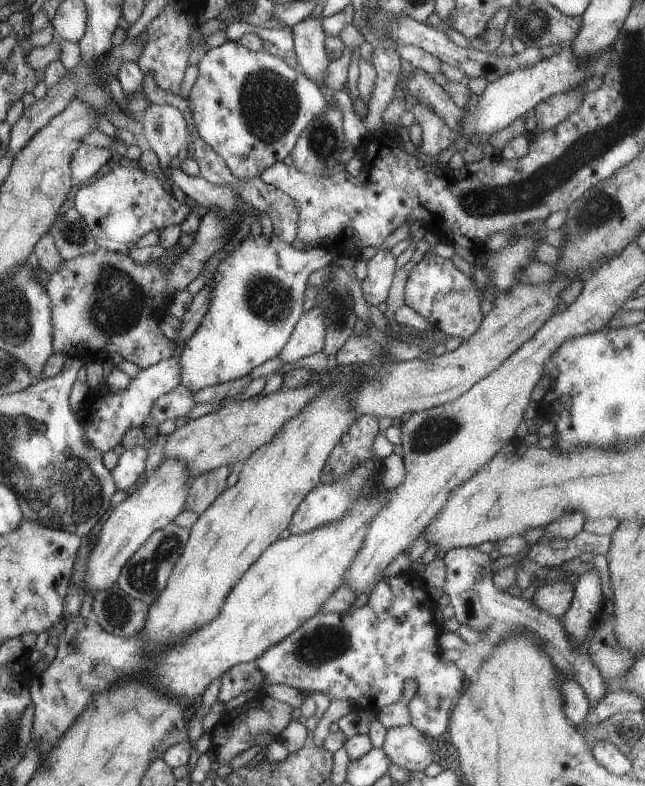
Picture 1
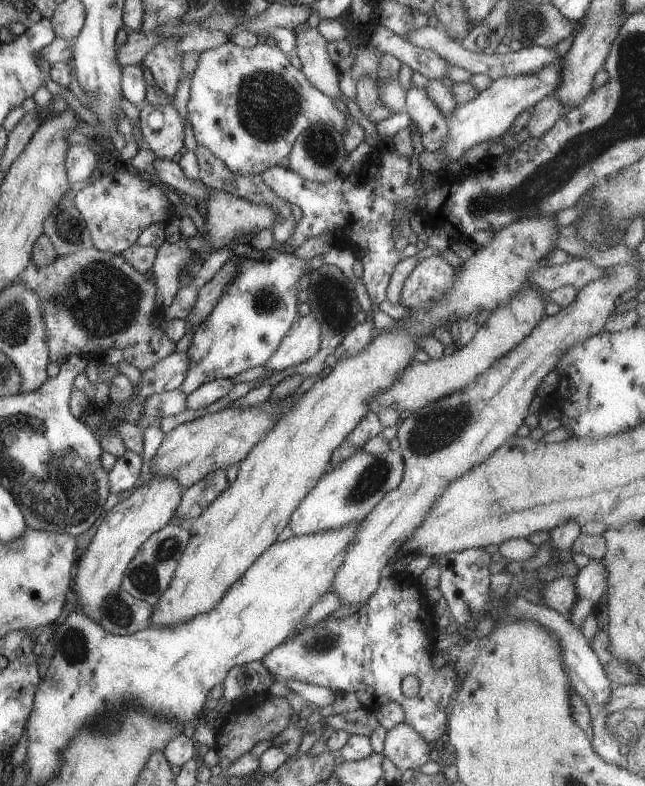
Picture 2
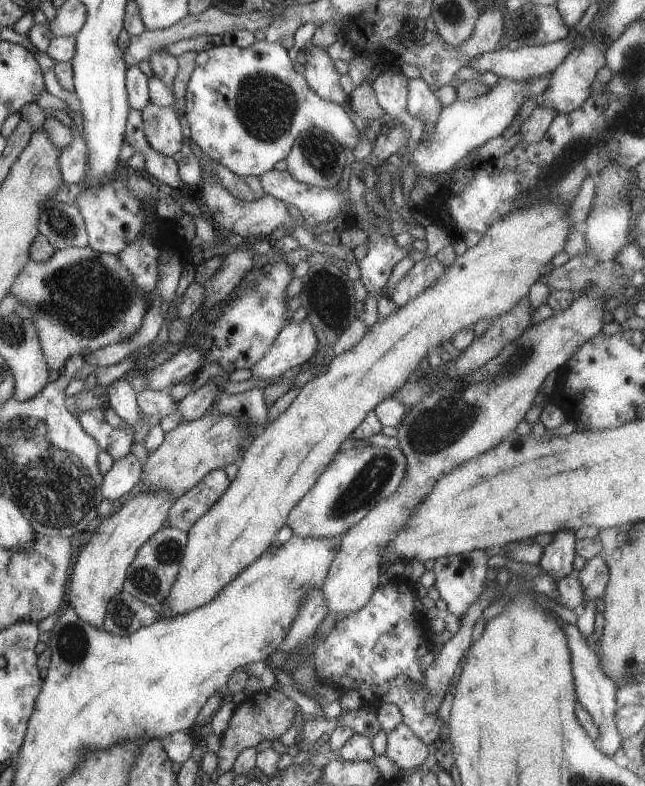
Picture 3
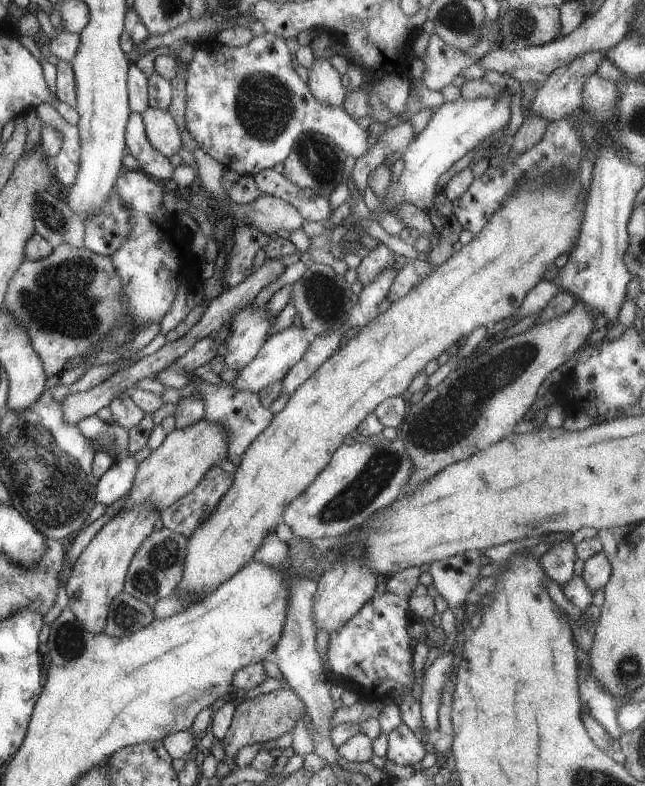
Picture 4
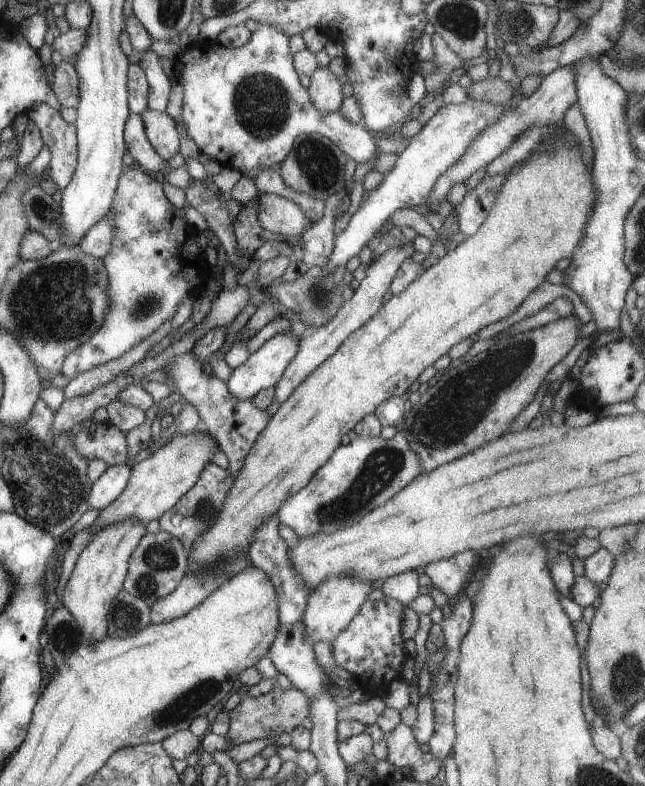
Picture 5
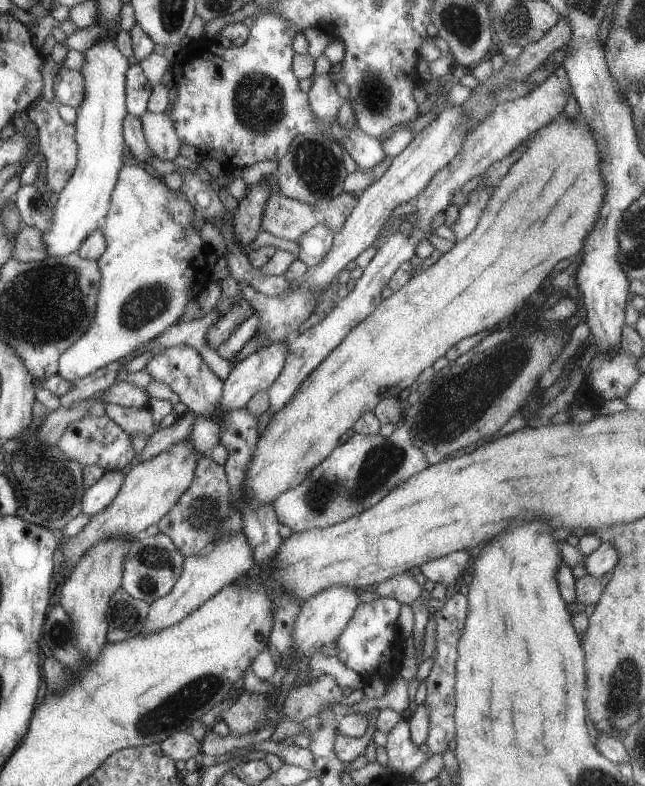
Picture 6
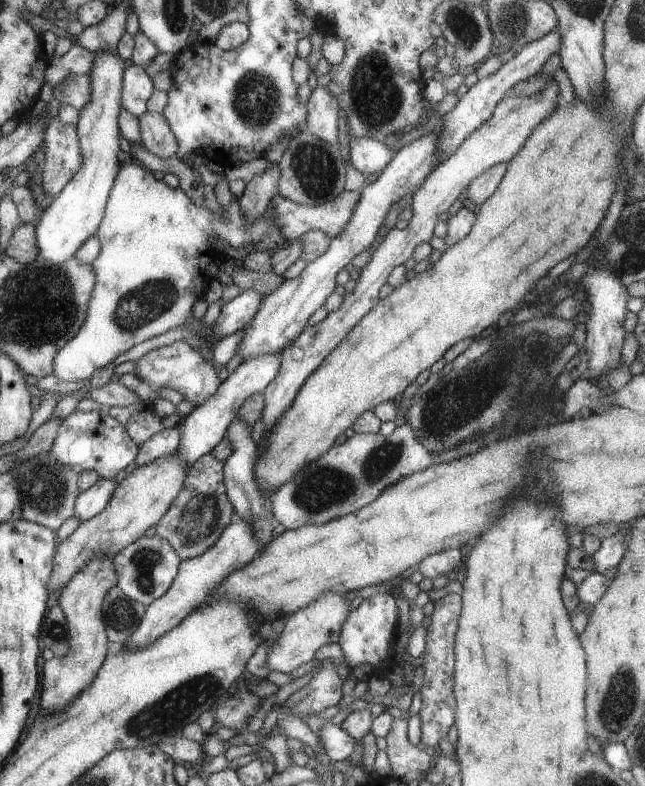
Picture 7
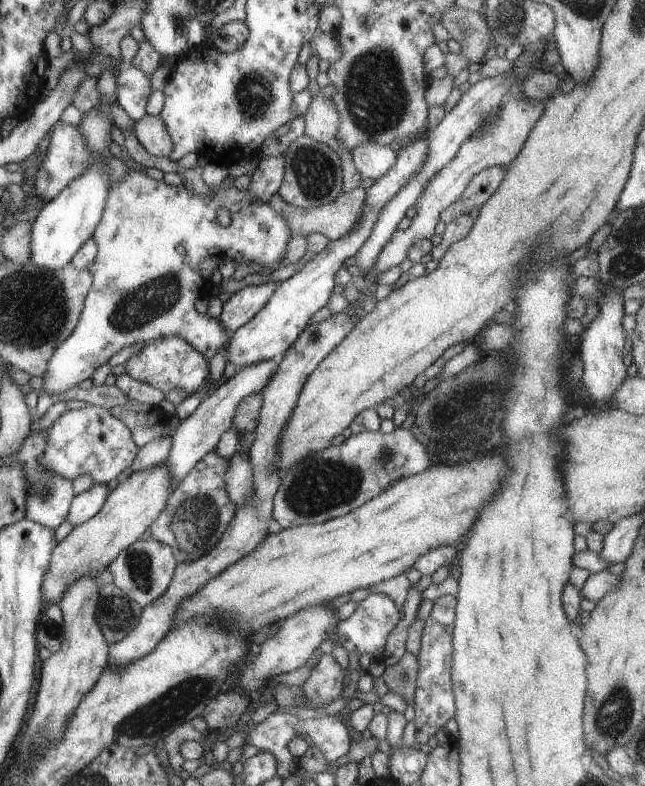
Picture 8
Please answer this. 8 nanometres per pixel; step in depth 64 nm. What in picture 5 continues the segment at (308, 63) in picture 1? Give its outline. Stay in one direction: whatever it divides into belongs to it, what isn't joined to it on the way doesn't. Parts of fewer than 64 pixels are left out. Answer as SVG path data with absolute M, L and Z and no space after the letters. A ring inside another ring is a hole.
M316 67L311 74L309 84L309 94L315 105L325 113L339 110L343 103L344 94L342 93L340 80L328 67Z

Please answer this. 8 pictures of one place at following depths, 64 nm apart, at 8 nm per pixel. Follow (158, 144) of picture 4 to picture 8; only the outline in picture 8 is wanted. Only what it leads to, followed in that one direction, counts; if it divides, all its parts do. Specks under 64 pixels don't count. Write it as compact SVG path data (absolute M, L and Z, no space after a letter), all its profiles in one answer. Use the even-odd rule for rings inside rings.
M146 113L135 122L137 139L142 146L156 157L168 157L173 149L173 142L164 121L159 116Z

